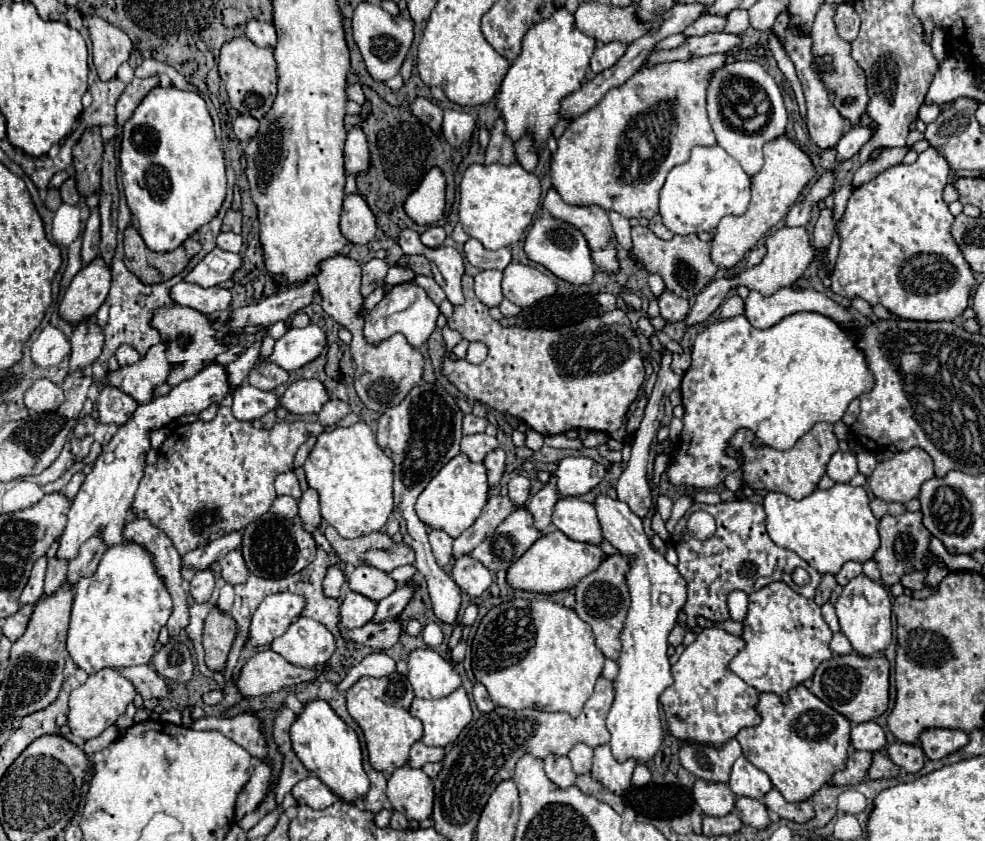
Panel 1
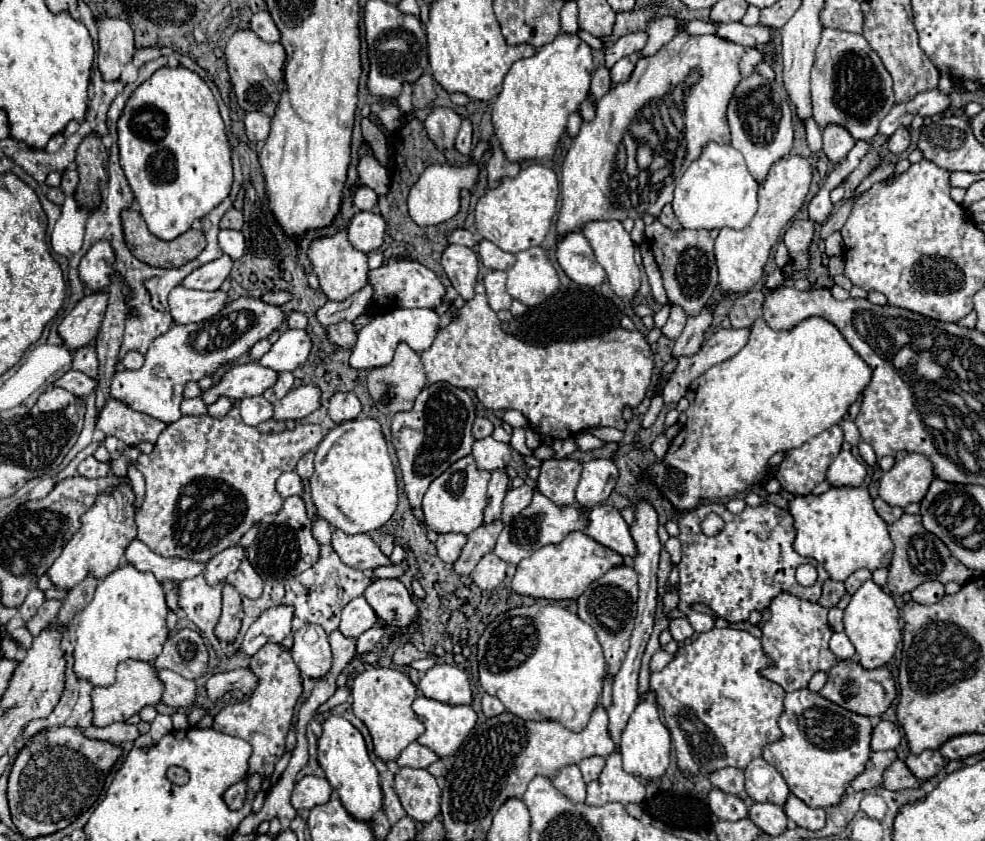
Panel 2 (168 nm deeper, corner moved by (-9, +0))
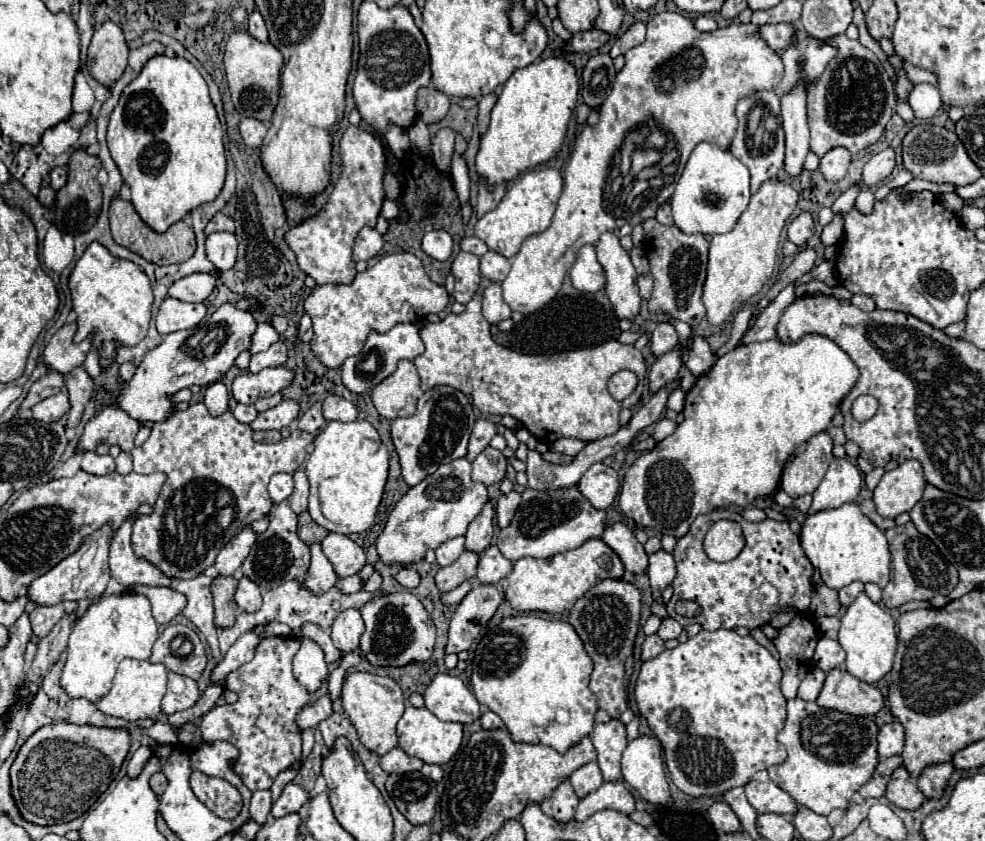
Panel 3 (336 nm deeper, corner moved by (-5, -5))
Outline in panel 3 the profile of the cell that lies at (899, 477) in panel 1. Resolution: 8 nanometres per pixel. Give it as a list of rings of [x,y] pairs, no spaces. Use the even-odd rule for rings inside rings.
[[[905,461],[893,471],[887,471],[873,491],[877,513],[895,519],[899,513],[911,511],[925,491],[925,475],[919,461]]]

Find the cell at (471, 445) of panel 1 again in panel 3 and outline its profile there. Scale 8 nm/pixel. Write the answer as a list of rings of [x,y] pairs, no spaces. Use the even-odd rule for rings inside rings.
[[[485,447],[473,461],[473,481],[481,481],[485,485],[499,483],[505,477],[505,467],[507,459],[503,453],[493,447]]]

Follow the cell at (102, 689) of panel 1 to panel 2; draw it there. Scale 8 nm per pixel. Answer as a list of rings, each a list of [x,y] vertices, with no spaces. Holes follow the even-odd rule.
[[[125,660],[117,666],[117,680],[115,684],[107,688],[93,688],[91,698],[93,698],[93,724],[95,726],[109,726],[113,722],[123,722],[133,714],[139,714],[141,708],[145,706],[157,706],[161,702],[161,692],[163,684],[161,678],[157,676],[157,668],[149,662],[143,660]]]

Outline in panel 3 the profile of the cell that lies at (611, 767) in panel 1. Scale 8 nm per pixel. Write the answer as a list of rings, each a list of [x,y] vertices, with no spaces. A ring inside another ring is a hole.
[[[621,779],[619,781],[605,781],[597,791],[583,797],[579,801],[575,819],[585,821],[587,817],[591,817],[593,813],[603,811],[603,809],[615,809],[625,815],[629,815],[635,809],[635,799]]]

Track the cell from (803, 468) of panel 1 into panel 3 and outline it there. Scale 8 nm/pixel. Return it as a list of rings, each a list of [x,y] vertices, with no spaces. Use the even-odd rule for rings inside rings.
[[[825,431],[813,435],[807,441],[805,451],[797,453],[785,463],[779,487],[791,499],[797,499],[805,493],[813,493],[819,487],[829,463],[833,461],[831,449],[833,439]]]

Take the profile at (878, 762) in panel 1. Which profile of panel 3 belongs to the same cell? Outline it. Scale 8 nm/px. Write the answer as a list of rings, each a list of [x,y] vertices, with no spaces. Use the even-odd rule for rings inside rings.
[[[897,767],[887,783],[887,793],[885,797],[895,803],[897,807],[903,807],[903,809],[917,809],[925,797],[923,793],[917,789],[917,785],[911,781],[909,773],[905,767]]]

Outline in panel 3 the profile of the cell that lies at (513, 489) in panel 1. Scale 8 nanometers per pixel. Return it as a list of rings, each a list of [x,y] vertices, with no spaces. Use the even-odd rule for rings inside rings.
[[[511,491],[507,495],[501,495],[501,499],[497,501],[497,507],[495,507],[495,517],[497,517],[497,525],[503,529],[509,525],[509,521],[513,519],[517,507],[521,503],[521,493],[517,491]]]

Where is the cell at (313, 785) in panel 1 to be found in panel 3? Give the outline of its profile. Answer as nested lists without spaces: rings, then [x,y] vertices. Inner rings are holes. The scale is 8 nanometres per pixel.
[[[289,783],[289,785],[285,785],[279,801],[273,805],[271,815],[283,817],[283,815],[289,815],[289,813],[297,813],[307,801],[309,801],[309,793],[301,785]]]

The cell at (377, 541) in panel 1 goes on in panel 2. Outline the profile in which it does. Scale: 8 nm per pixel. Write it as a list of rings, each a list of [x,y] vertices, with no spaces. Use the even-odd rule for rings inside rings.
[[[333,530],[331,546],[341,556],[343,564],[357,570],[375,570],[377,566],[389,564],[389,558],[383,556],[369,534],[345,534],[343,530]]]

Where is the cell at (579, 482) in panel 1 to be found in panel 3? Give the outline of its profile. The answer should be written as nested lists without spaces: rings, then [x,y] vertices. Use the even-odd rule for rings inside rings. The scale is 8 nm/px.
[[[595,463],[587,469],[577,487],[595,509],[607,509],[619,493],[619,475],[615,469]]]

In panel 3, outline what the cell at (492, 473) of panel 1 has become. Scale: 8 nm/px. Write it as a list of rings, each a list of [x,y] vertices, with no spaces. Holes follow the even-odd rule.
[[[487,501],[485,507],[481,509],[481,513],[471,521],[471,525],[469,525],[467,533],[465,533],[465,537],[467,537],[465,547],[469,551],[481,553],[483,549],[487,549],[491,545],[491,537],[493,537],[493,531],[495,531],[493,515],[495,515],[493,505],[491,505],[491,501]]]

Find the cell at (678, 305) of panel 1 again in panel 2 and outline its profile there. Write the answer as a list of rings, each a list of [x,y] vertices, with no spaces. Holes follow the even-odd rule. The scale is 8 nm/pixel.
[[[673,306],[667,324],[661,328],[663,336],[665,336],[665,338],[671,338],[671,340],[677,340],[677,336],[679,336],[679,334],[683,332],[683,328],[685,328],[685,320],[687,320],[687,316],[685,316],[683,308],[681,308],[681,306]]]

